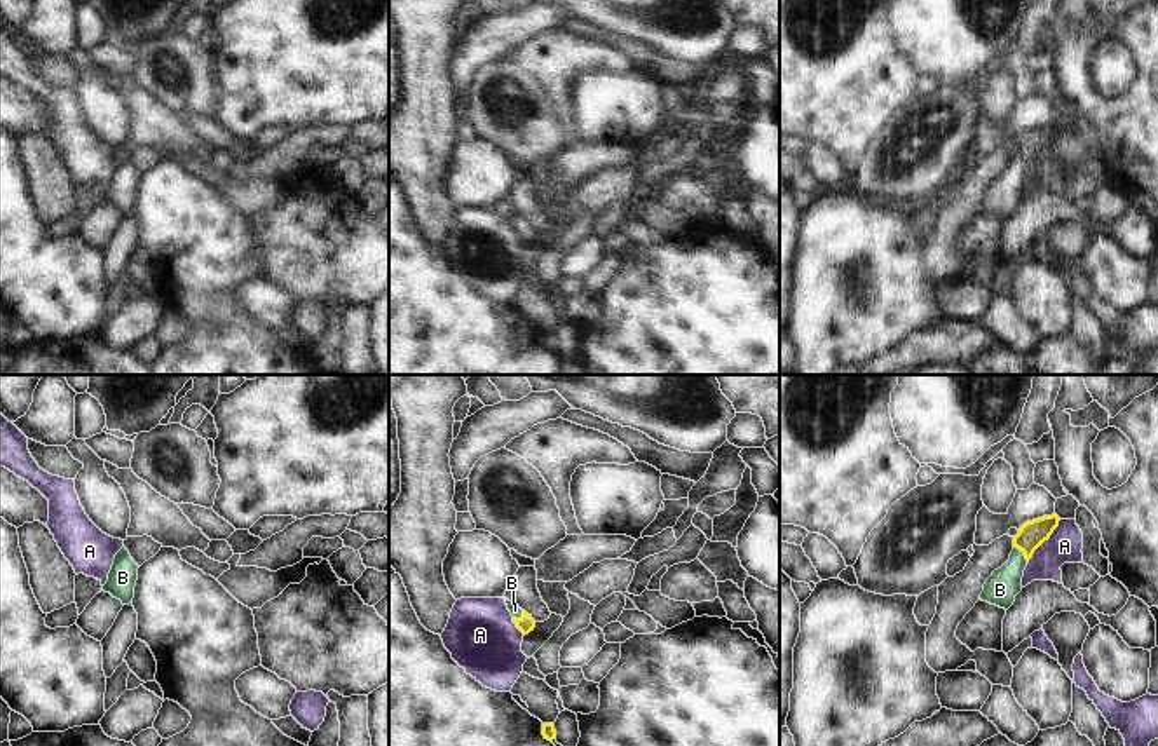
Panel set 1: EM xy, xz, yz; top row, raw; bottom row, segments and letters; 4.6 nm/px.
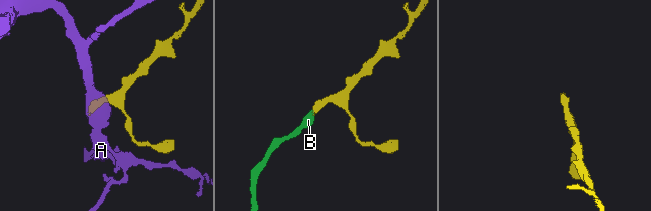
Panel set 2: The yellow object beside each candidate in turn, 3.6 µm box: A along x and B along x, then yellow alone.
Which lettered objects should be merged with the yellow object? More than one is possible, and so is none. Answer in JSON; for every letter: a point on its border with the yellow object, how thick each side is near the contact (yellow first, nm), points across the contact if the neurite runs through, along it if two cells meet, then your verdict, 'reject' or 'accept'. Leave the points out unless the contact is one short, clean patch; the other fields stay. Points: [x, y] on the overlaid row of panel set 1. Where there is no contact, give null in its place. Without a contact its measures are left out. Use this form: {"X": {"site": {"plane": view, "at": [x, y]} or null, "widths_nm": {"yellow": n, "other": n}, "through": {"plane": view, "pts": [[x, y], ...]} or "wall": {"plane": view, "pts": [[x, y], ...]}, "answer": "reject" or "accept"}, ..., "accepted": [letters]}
{"A": {"site": {"plane": "yz", "at": [1043, 541]}, "widths_nm": {"yellow": 120, "other": 160}, "wall": {"plane": "yz", "pts": [[1061, 520], [1028, 563]]}, "answer": "reject"}, "B": {"site": {"plane": "yz", "at": [1022, 551]}, "widths_nm": {"yellow": 120, "other": 150}, "through": {"plane": "yz", "pts": [[1033, 534], [1022, 551], [1000, 590]]}, "answer": "accept"}, "accepted": ["B"]}

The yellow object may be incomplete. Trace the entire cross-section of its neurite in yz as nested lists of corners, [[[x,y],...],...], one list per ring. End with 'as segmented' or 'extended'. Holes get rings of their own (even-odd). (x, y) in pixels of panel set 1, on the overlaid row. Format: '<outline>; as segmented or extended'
[[[1053,512],[1052,516],[1043,516],[1020,526],[1013,537],[1010,560],[985,580],[980,594],[982,601],[1005,610],[1013,605],[1015,596],[1022,591],[1022,577],[1029,560],[1034,551],[1050,539],[1059,521],[1060,518]]]; extended

